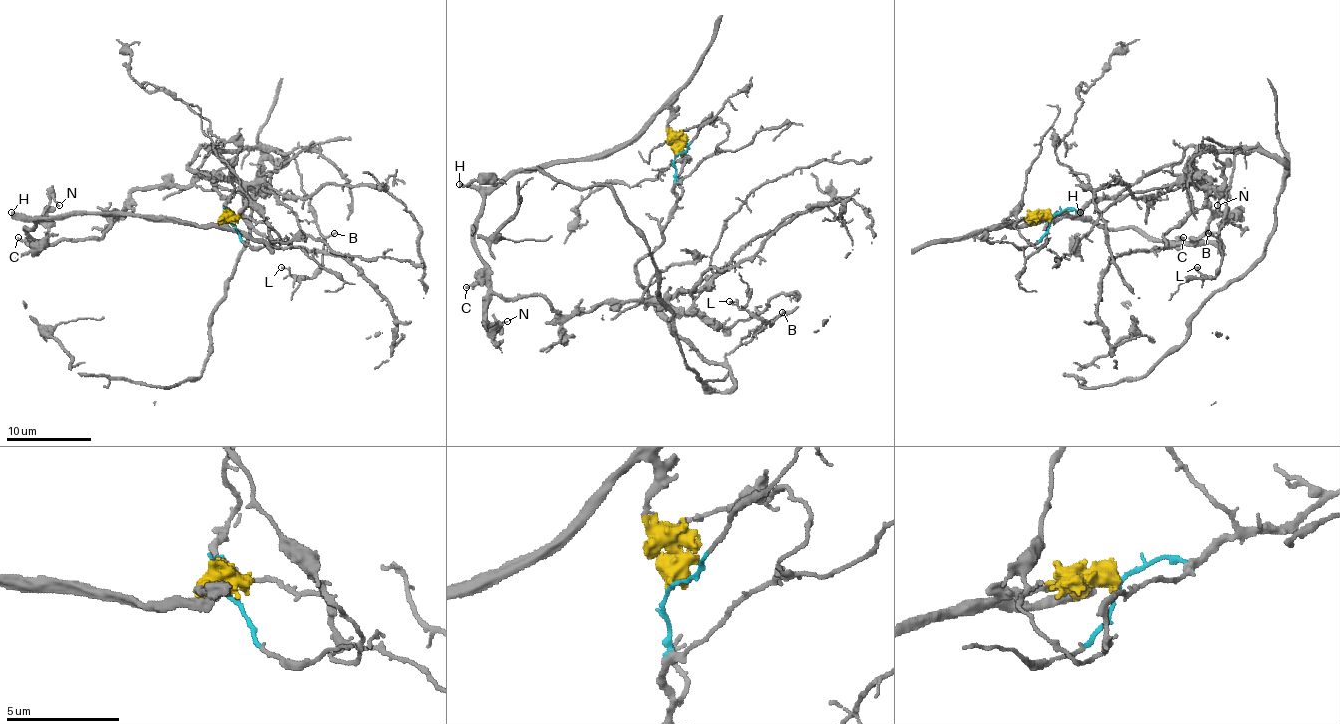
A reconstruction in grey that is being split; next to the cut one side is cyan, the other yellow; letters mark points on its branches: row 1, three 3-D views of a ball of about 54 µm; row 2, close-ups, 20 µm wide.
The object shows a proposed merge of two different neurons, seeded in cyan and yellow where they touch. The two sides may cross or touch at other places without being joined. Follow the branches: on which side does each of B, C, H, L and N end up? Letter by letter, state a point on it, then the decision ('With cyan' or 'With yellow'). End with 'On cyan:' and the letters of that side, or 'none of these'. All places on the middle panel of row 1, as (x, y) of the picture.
B: Place: (782, 312). With cyan
C: Place: (466, 287). With yellow
H: Place: (459, 184). With yellow
L: Place: (729, 301). With cyan
N: Place: (507, 321). With yellow
On cyan: B, L

